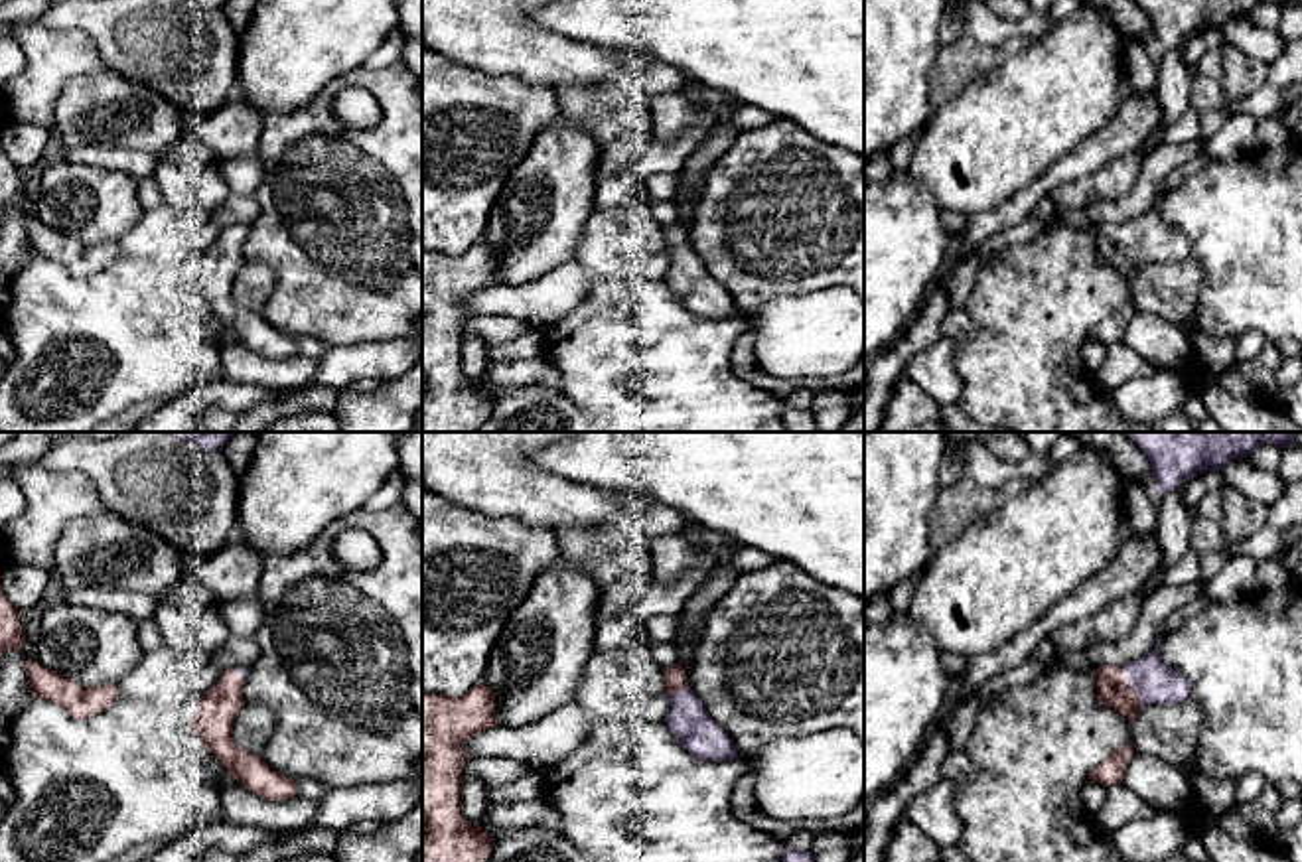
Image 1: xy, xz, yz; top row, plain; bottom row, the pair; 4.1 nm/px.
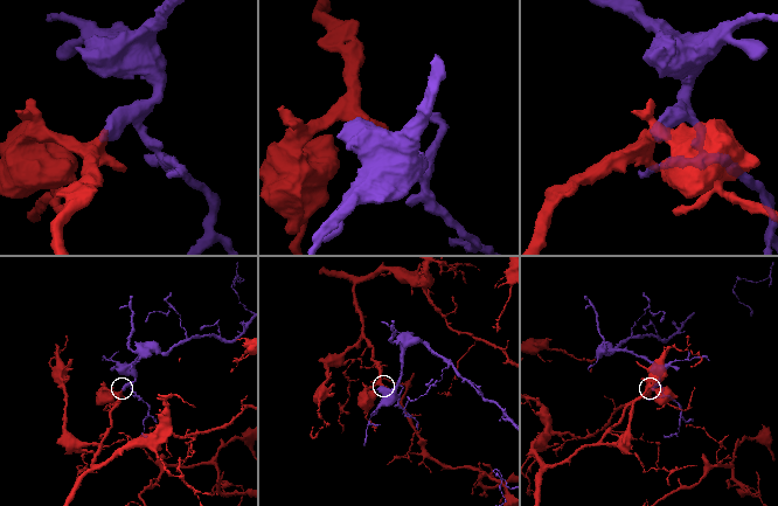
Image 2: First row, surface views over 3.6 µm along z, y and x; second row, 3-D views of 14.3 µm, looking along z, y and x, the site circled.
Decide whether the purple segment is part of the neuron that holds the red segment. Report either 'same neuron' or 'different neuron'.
same neuron

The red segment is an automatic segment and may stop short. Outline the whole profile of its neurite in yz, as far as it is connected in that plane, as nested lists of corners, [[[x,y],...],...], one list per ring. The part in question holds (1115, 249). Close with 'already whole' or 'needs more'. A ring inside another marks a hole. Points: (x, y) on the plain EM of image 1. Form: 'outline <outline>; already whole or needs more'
outline [[[1156,193],[1156,205],[1138,219],[1126,221],[1122,225],[1101,225],[1095,229],[1095,241],[1099,249],[1099,258],[1115,266],[1130,282],[1138,274],[1140,266],[1146,262],[1178,262],[1190,258],[1190,241],[1178,229],[1170,227],[1160,211],[1158,201],[1164,193]]]; needs more

